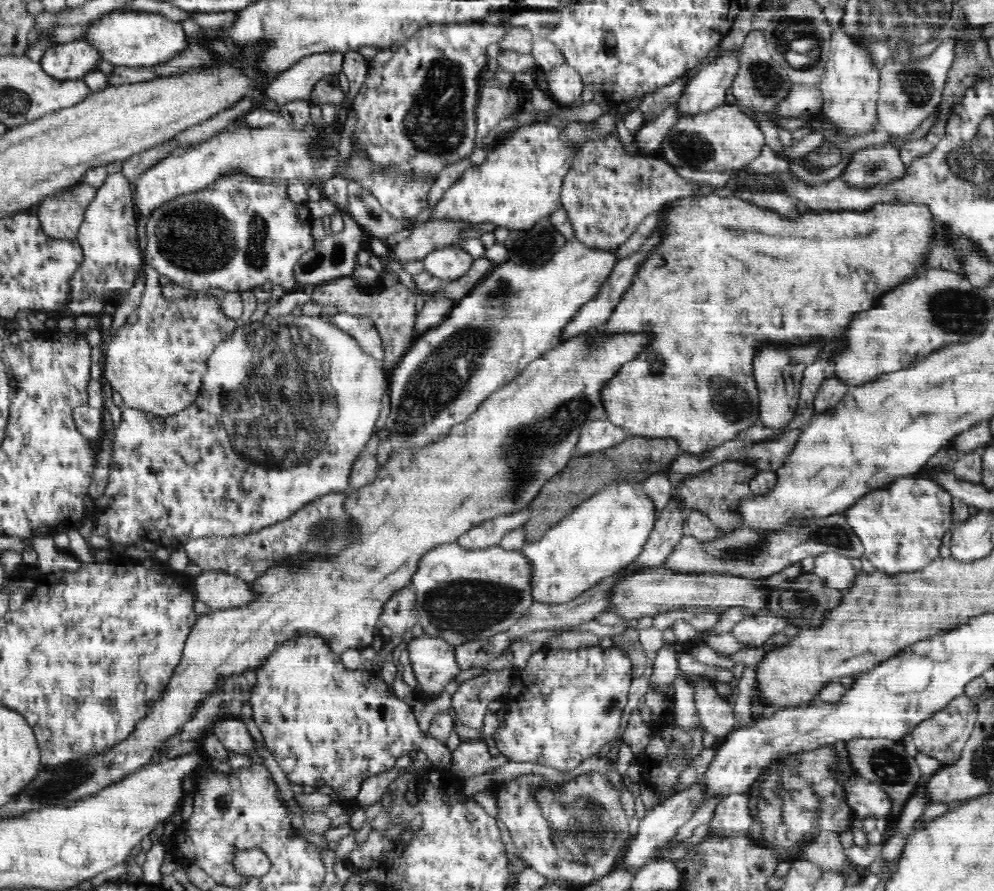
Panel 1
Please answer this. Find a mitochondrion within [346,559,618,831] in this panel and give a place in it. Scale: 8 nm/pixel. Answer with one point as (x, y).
(464, 606)

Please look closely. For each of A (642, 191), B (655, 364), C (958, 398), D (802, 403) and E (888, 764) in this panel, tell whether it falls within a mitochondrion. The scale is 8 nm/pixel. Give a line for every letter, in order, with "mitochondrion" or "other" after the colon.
A: other
B: mitochondrion
C: other
D: other
E: mitochondrion

